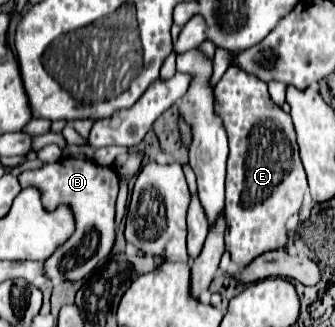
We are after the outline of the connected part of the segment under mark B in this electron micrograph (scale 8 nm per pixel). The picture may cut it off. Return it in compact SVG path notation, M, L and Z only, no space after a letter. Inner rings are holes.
M62 158L54 164L46 164L38 170L26 170L20 174L22 188L36 186L42 190L42 202L48 210L54 210L60 202L70 204L76 218L76 232L62 250L56 250L46 260L46 276L56 278L62 274L66 280L80 280L90 270L106 260L114 244L114 208L118 196L118 176L110 166L98 166L90 160Z

